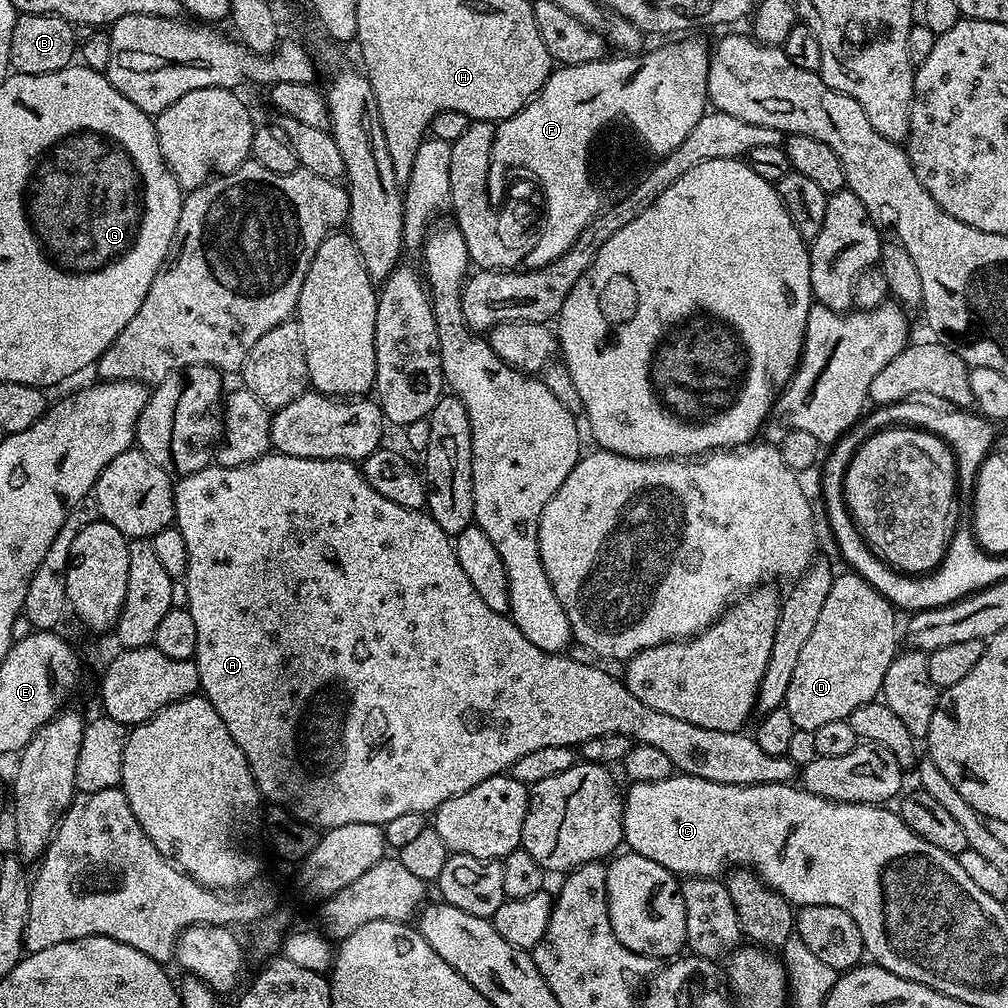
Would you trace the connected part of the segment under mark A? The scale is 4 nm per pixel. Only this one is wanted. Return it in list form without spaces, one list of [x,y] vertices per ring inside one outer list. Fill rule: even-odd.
[[[269,454],[260,456],[242,466],[230,466],[229,468],[209,466],[189,476],[181,476],[175,481],[174,491],[176,494],[174,498],[174,506],[176,507],[174,526],[180,531],[186,542],[186,554],[188,555],[188,570],[182,580],[184,592],[188,595],[186,607],[190,618],[194,618],[194,627],[198,630],[198,646],[194,659],[200,679],[200,692],[214,706],[214,710],[218,710],[218,718],[222,718],[222,722],[226,722],[226,730],[230,730],[230,738],[234,738],[234,742],[238,742],[238,750],[242,750],[242,754],[254,774],[254,782],[258,786],[261,797],[269,805],[286,809],[302,824],[311,824],[317,830],[350,826],[350,822],[370,822],[382,826],[386,822],[390,822],[390,818],[399,818],[401,814],[414,814],[415,812],[432,814],[442,806],[442,802],[446,802],[450,798],[458,798],[458,794],[466,794],[466,790],[474,790],[474,786],[478,786],[478,782],[486,782],[486,778],[507,773],[512,764],[518,762],[518,758],[531,754],[533,750],[542,750],[545,746],[571,748],[586,743],[590,738],[613,736],[616,732],[623,736],[632,737],[637,744],[649,744],[662,750],[670,758],[673,769],[686,776],[706,778],[710,782],[722,782],[723,784],[786,784],[797,779],[797,765],[791,764],[787,756],[766,754],[766,750],[762,750],[762,746],[758,746],[755,735],[748,733],[747,736],[747,731],[706,730],[706,726],[694,726],[694,722],[682,722],[682,718],[673,718],[670,714],[662,714],[662,710],[650,710],[650,706],[638,702],[638,698],[634,698],[634,694],[630,694],[630,690],[625,686],[621,677],[611,676],[606,674],[606,670],[598,670],[594,666],[586,666],[582,662],[574,662],[571,655],[568,654],[538,650],[538,646],[534,646],[534,642],[530,642],[530,638],[526,638],[526,634],[522,634],[522,630],[518,630],[511,615],[498,610],[490,610],[490,606],[486,606],[486,602],[482,602],[478,590],[474,590],[474,586],[470,586],[470,578],[466,578],[462,566],[458,566],[453,537],[447,536],[442,530],[442,526],[438,526],[438,522],[434,522],[434,518],[428,515],[427,511],[398,506],[398,502],[390,502],[390,498],[382,498],[382,494],[378,494],[378,490],[374,490],[374,486],[370,486],[370,482],[366,482],[363,471],[351,460],[294,458],[293,456]]]

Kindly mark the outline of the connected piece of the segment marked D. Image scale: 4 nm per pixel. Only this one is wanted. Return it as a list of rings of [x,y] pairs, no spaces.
[[[848,570],[845,576],[837,575],[830,586],[830,594],[814,631],[806,638],[806,646],[802,646],[802,655],[798,658],[798,666],[794,669],[794,678],[790,678],[790,690],[786,690],[786,698],[782,707],[794,718],[794,726],[802,730],[815,732],[818,726],[826,726],[826,722],[847,720],[848,715],[858,706],[866,706],[880,696],[882,678],[886,678],[886,666],[896,657],[896,612],[891,600],[888,600],[878,589],[863,576]]]

